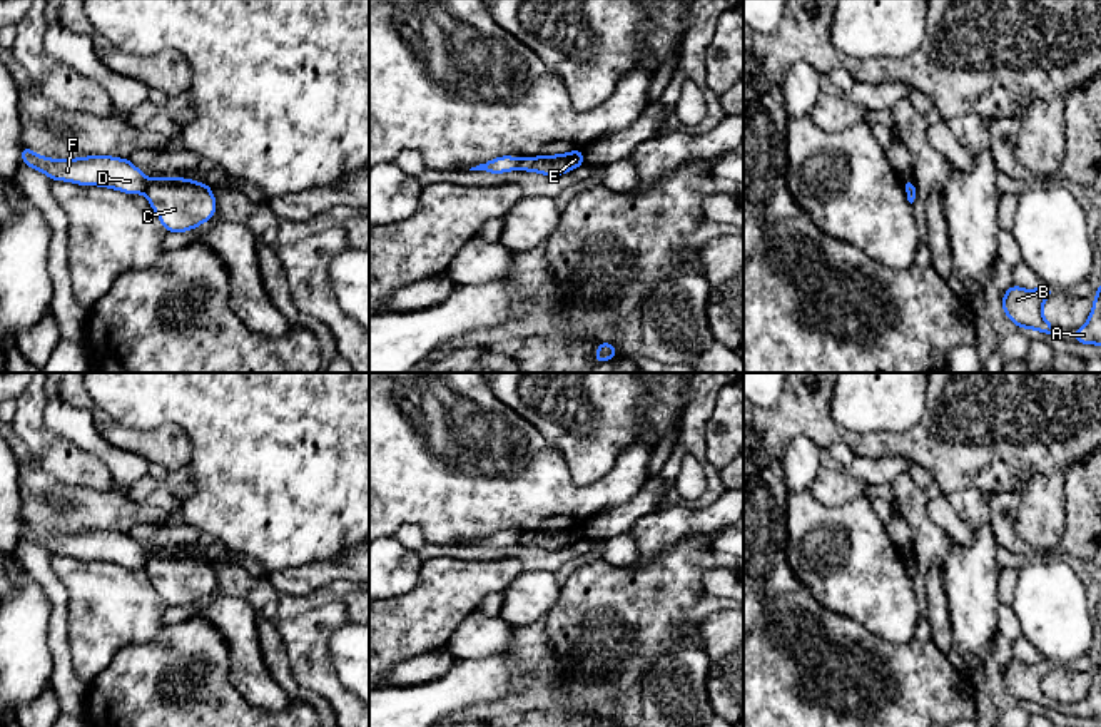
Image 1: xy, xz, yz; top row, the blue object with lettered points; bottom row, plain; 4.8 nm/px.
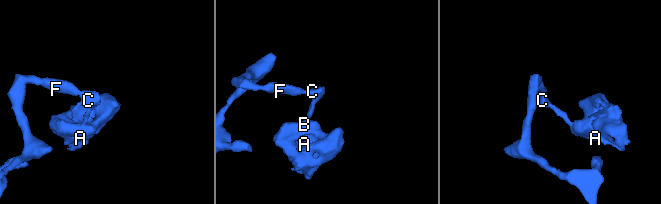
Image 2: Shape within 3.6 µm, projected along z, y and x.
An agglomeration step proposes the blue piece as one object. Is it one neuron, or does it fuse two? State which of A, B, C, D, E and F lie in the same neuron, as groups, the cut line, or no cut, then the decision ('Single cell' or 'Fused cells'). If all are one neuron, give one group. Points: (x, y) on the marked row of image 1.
Groups: A B C E / D F. Split along xy (149, 181), (142, 191). Fused cells

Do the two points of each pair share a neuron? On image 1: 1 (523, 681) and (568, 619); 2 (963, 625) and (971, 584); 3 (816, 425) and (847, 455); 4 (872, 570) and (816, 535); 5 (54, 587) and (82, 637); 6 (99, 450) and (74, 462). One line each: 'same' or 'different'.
1: different
2: same
3: different
4: same
5: different
6: different

